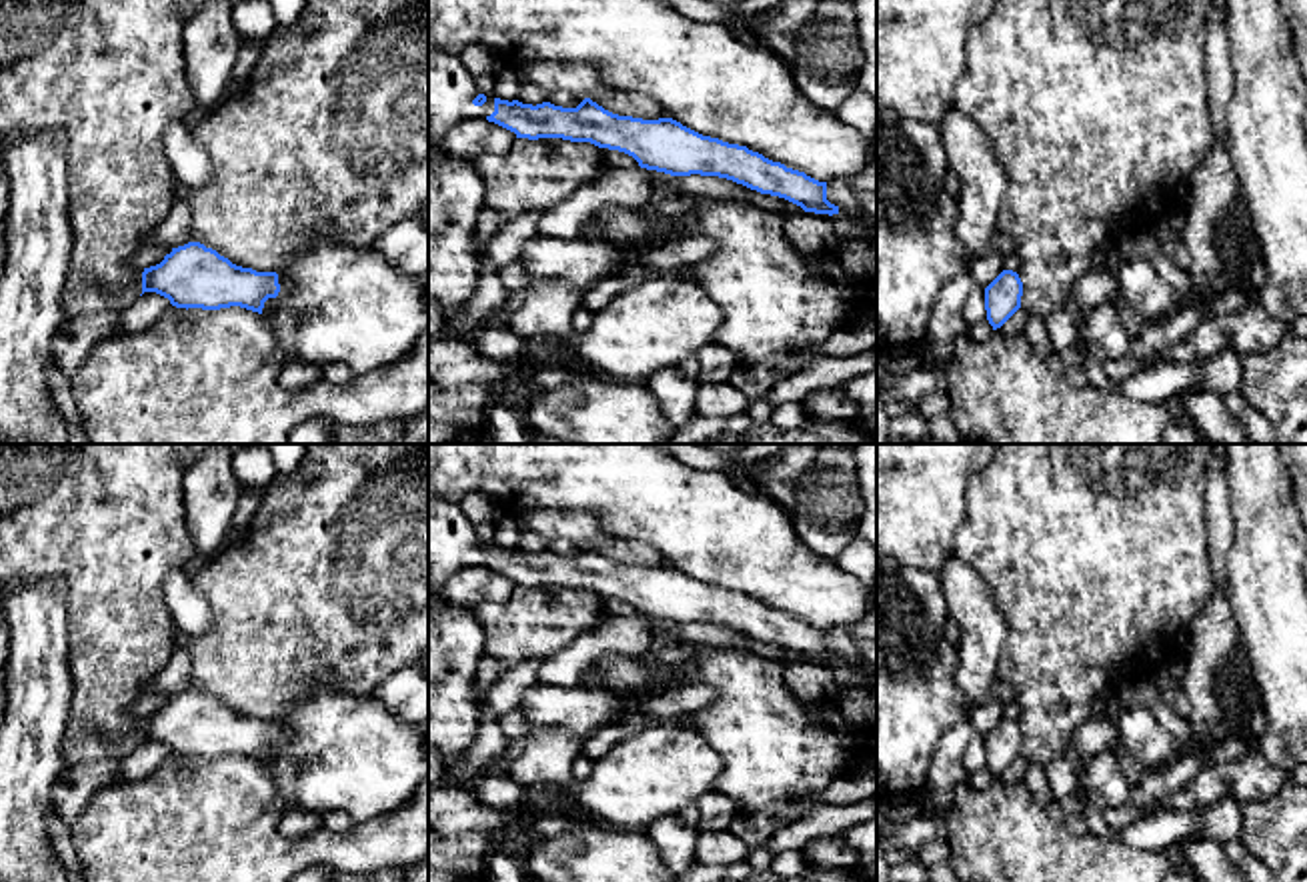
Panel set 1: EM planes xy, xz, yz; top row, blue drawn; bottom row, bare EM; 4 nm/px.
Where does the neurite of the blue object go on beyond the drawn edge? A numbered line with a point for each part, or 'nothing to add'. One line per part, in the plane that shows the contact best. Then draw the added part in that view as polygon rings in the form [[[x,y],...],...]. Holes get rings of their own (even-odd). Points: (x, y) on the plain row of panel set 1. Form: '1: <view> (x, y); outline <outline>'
1: xz (455, 636); outline [[[428,496],[428,750],[442,756],[444,766],[464,756],[474,744],[482,706],[474,702],[476,668],[484,656],[484,628],[472,608],[442,598],[446,580],[466,568],[486,568],[494,560],[494,546],[486,544],[482,554],[474,554],[478,544],[476,528],[464,518],[458,504]]]

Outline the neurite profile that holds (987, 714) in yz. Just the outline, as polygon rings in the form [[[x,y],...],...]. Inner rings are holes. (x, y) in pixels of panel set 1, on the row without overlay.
[[[991,696],[971,710],[969,722],[975,728],[975,734],[985,738],[1003,718],[1005,704]]]

